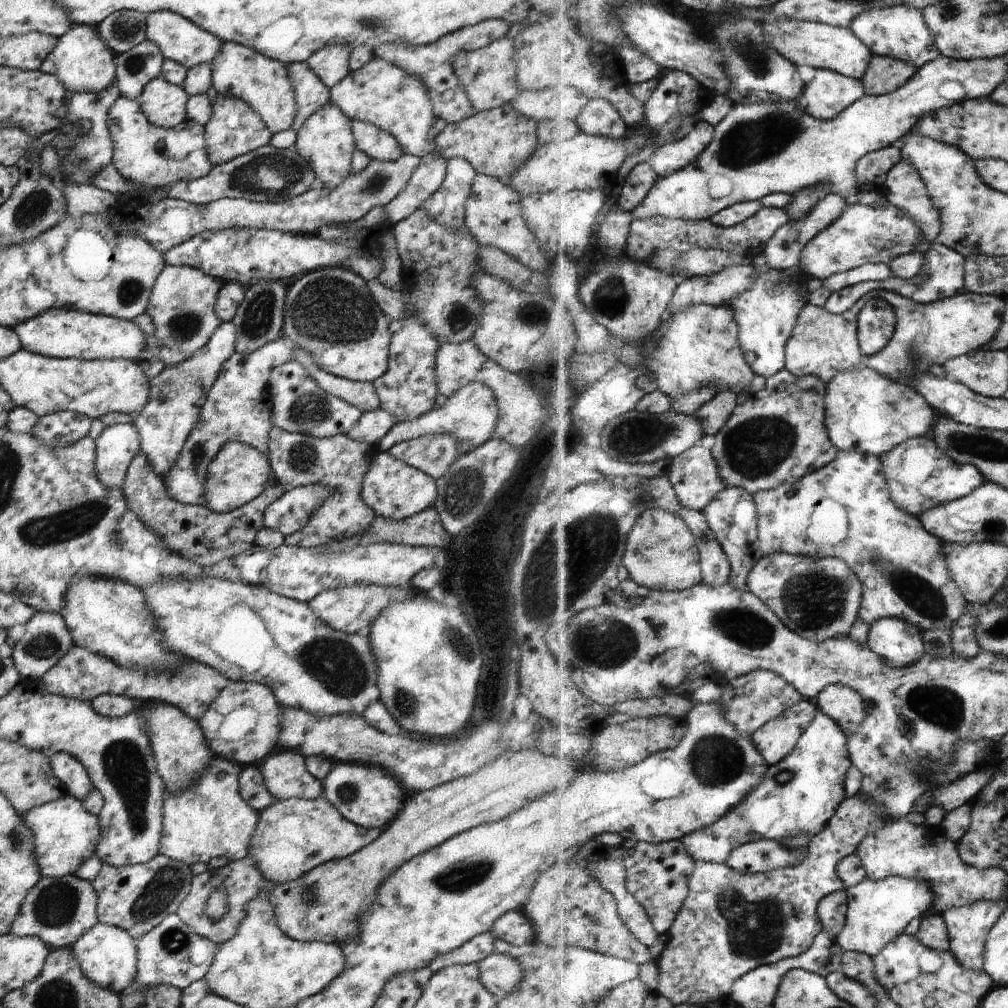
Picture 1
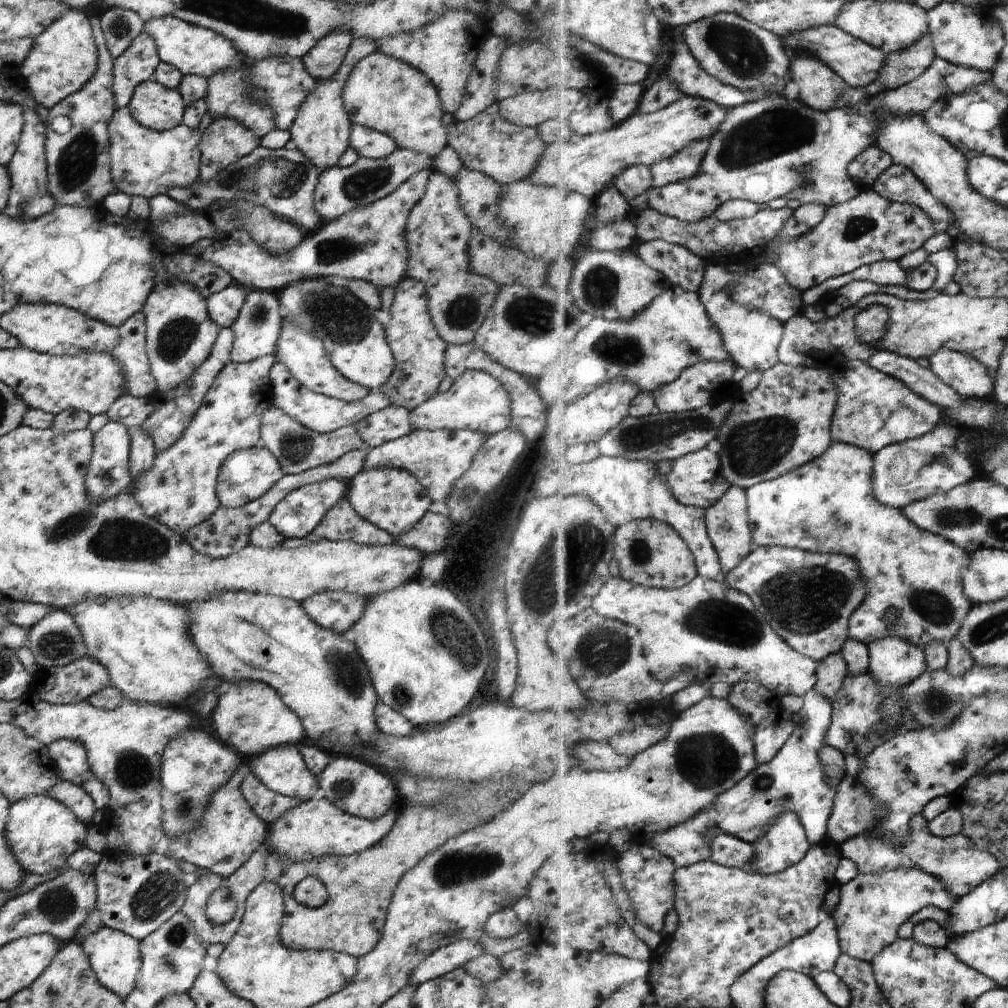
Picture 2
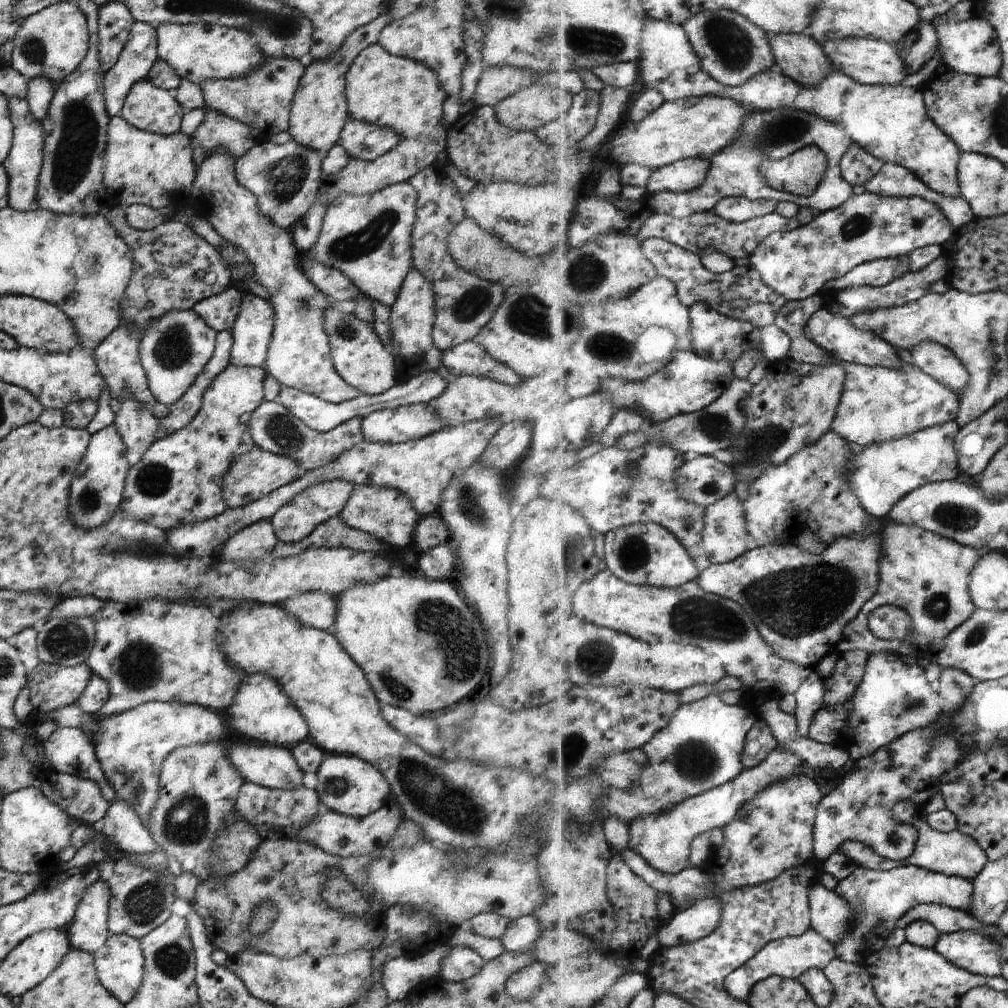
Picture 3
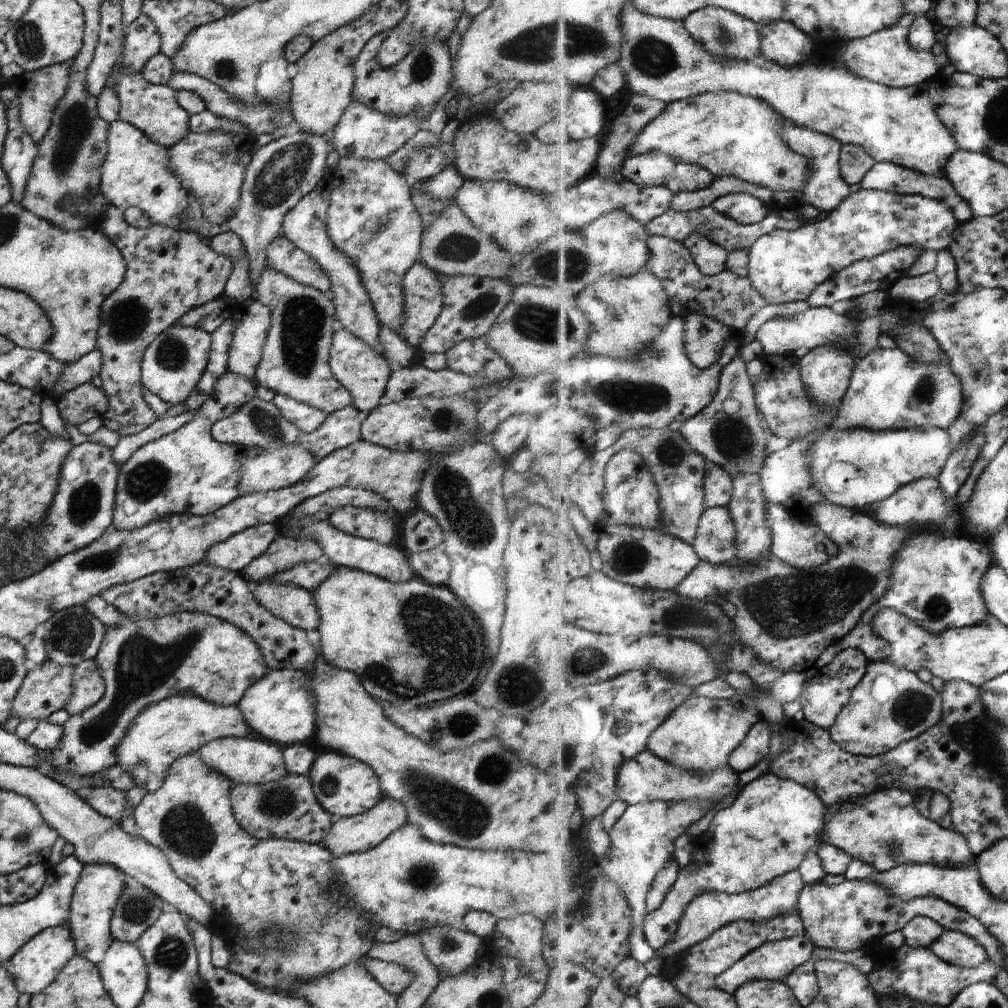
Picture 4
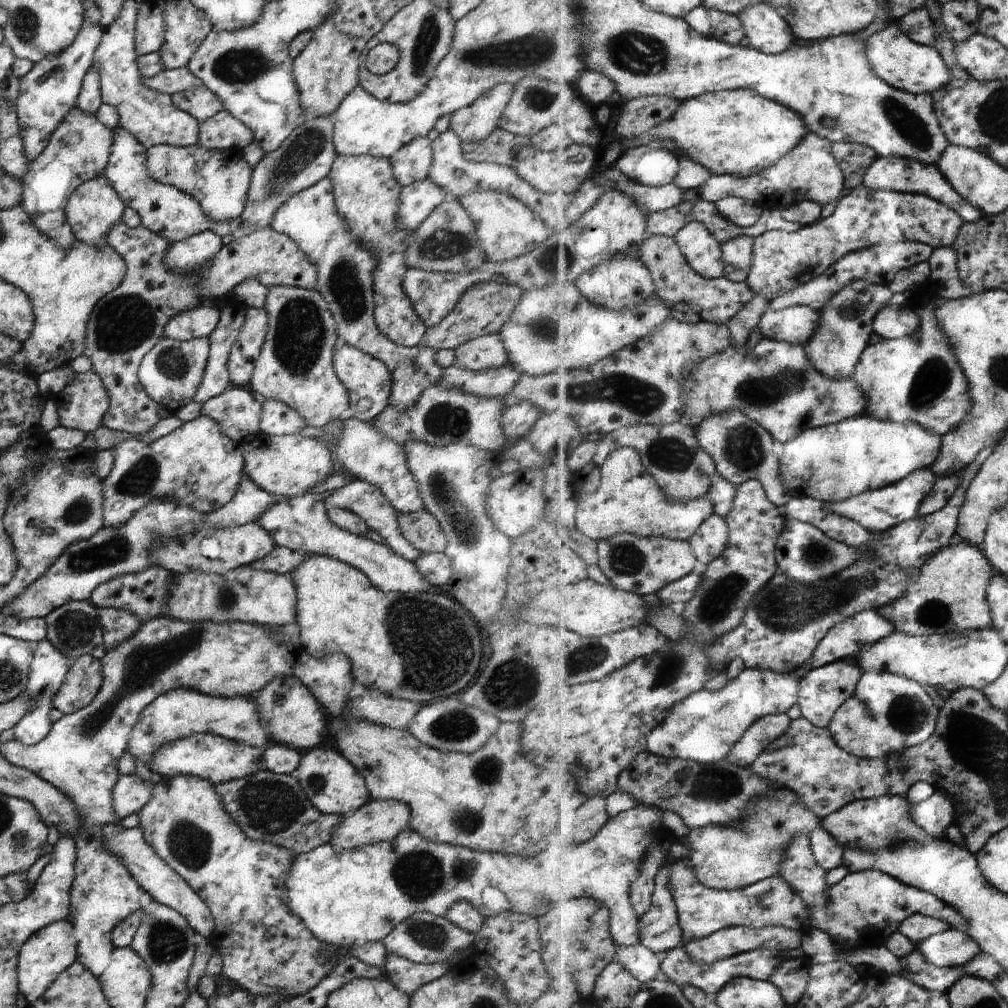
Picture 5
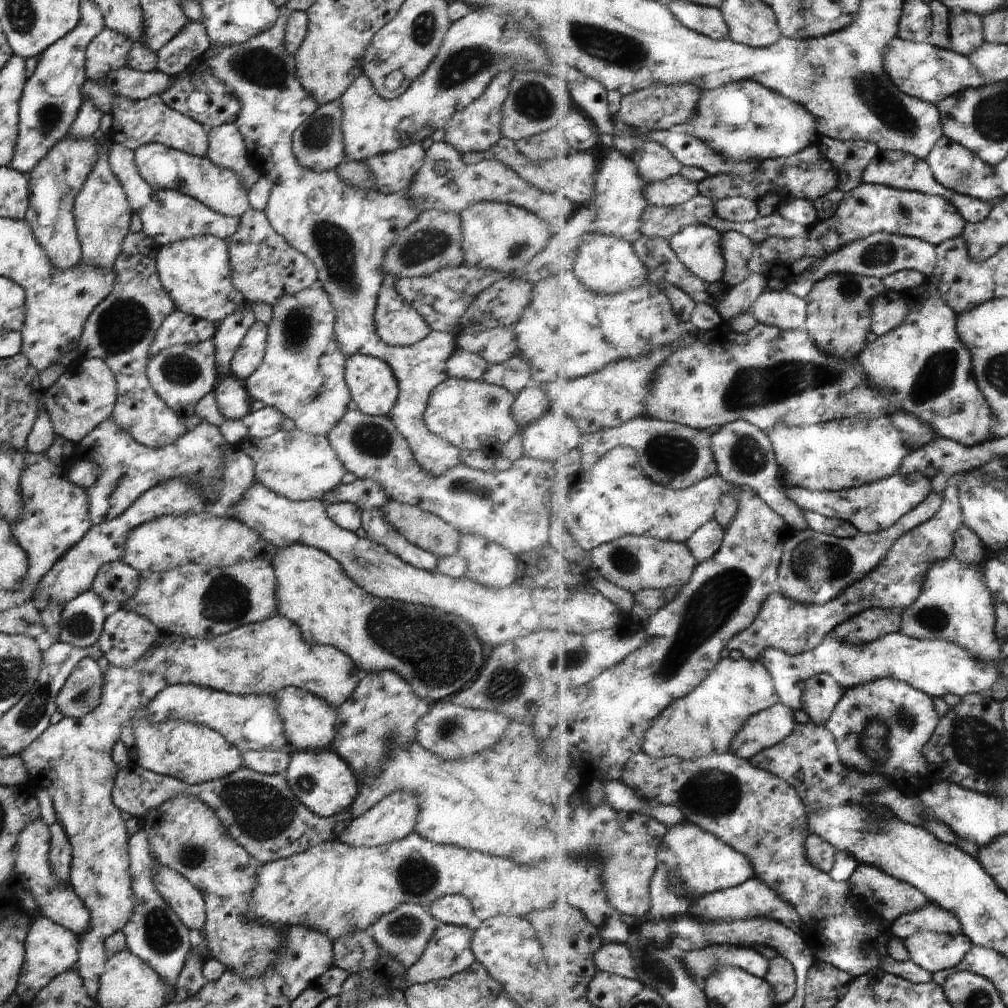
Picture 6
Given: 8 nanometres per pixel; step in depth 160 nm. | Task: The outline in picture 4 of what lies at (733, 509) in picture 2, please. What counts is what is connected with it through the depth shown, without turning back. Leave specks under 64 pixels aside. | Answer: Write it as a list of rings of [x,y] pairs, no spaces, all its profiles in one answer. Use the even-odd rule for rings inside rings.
[[[729,506],[709,507],[700,518],[694,548],[702,561],[716,565],[731,564],[737,560],[737,535]]]

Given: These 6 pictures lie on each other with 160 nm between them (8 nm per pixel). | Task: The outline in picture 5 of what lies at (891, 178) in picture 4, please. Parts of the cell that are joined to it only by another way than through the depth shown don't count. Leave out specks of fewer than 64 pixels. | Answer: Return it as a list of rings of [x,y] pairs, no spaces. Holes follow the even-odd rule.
[[[878,157],[869,167],[864,176],[863,184],[873,190],[885,189],[888,191],[897,191],[900,193],[924,194],[949,205],[949,208],[955,209],[960,213],[961,218],[966,223],[975,223],[983,213],[971,202],[965,200],[961,193],[958,193],[953,185],[945,178],[942,172],[939,172],[937,164],[923,164],[921,161],[911,160],[901,157]]]

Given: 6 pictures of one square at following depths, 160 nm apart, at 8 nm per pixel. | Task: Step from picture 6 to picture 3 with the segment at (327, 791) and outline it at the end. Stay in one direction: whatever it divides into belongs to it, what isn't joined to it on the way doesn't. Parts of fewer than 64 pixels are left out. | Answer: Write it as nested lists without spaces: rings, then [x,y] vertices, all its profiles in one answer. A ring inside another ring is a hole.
[[[331,753],[319,764],[316,775],[317,784],[314,792],[319,798],[321,808],[336,814],[364,818],[381,808],[387,796],[390,796],[387,782],[378,770],[355,756]]]

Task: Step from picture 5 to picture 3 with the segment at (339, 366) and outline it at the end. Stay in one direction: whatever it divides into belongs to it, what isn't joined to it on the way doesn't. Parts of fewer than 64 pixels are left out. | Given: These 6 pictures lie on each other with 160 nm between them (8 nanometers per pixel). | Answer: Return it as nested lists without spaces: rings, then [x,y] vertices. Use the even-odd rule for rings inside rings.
[[[325,308],[323,330],[327,334],[333,370],[345,384],[367,396],[382,394],[396,384],[394,357],[381,345],[365,322],[353,318],[353,314],[342,314],[333,308]]]

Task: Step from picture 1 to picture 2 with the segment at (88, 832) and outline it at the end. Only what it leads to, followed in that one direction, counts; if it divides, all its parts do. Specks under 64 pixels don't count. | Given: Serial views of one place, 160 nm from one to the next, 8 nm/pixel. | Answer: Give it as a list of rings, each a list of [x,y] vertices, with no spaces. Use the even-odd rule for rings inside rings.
[[[47,795],[29,796],[9,804],[5,822],[5,840],[9,852],[26,873],[47,874],[66,866],[67,856],[84,848],[83,838],[89,826],[81,824],[63,804]]]

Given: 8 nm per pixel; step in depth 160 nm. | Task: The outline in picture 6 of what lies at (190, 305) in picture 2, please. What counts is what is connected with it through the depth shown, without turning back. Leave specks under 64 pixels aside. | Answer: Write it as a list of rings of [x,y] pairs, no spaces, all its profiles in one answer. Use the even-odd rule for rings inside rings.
[[[210,339],[197,341],[197,344],[171,345],[147,359],[145,374],[157,398],[183,418],[194,414],[195,403],[213,390],[217,382],[214,358],[214,346]]]

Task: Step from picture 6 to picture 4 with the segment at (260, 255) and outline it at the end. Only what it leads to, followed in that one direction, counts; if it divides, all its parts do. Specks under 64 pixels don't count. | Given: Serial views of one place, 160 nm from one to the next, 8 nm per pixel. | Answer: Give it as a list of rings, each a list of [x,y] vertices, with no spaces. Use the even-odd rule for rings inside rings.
[[[113,205],[105,207],[104,213],[97,216],[97,220],[94,226],[113,243],[126,264],[121,284],[101,303],[95,348],[100,352],[102,365],[98,375],[108,402],[107,410],[101,416],[103,426],[124,437],[141,432],[157,418],[141,394],[143,386],[140,381],[140,360],[143,351],[160,332],[175,324],[191,307],[221,296],[232,263],[229,256],[214,251],[196,232],[180,231],[163,225],[136,229],[124,221],[122,209]],[[279,234],[266,248],[266,266],[279,271],[306,287],[329,294],[330,282],[326,272],[305,252],[293,246]]]

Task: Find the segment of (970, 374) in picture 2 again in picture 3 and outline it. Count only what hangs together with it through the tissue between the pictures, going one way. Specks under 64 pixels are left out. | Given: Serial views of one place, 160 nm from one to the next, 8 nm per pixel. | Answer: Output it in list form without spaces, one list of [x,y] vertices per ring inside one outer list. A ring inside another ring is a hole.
[[[934,341],[920,343],[913,348],[911,356],[915,366],[933,376],[935,380],[939,380],[941,384],[955,390],[957,395],[961,394],[969,383],[968,369],[941,343]]]

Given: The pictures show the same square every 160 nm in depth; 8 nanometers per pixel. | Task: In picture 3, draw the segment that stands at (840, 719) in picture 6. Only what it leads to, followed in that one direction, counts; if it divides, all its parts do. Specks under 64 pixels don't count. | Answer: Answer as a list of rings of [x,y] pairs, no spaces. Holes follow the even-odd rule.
[[[881,651],[875,656],[870,656],[863,681],[850,701],[852,708],[849,712],[848,724],[853,742],[847,751],[850,753],[851,760],[857,762],[865,759],[876,751],[880,751],[881,748],[888,747],[895,738],[899,738],[899,736],[915,730],[915,728],[925,728],[929,724],[932,726],[942,716],[939,699],[940,695],[936,686],[929,683],[926,670],[916,665],[914,658],[900,657],[888,651]]]

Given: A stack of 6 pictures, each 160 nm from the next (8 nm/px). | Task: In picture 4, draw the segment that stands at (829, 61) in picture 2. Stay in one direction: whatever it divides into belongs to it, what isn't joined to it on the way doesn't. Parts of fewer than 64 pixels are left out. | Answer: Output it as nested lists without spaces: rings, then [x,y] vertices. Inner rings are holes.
[[[905,13],[899,22],[888,29],[873,33],[868,37],[853,39],[843,46],[844,59],[849,68],[874,83],[888,87],[907,88],[921,87],[935,76],[940,75],[932,53],[913,48],[909,40],[910,27],[916,14]]]

